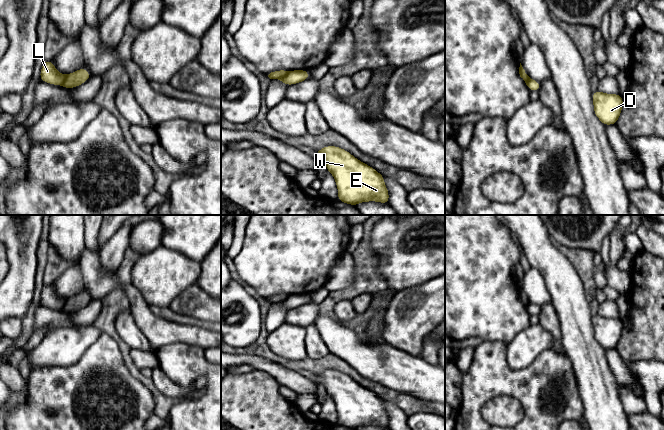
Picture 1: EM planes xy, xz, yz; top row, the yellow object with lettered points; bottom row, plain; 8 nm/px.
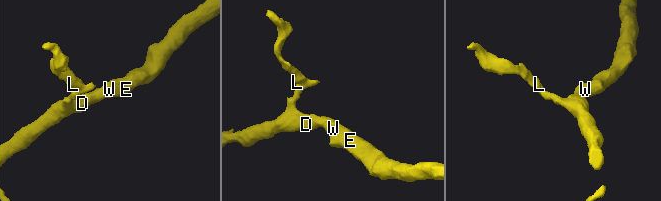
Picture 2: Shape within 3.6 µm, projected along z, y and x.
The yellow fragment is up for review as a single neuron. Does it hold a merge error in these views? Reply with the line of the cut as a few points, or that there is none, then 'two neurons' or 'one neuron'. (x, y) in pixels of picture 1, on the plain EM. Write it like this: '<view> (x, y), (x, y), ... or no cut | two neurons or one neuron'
xy (67, 299), (61, 308) | two neurons

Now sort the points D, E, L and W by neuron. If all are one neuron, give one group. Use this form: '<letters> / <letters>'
D E W / L

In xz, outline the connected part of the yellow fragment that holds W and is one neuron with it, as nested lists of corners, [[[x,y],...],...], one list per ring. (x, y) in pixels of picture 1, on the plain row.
[[[325,370],[313,382],[323,385],[335,402],[338,425],[352,430],[369,425],[389,428],[384,400],[348,375],[337,370]]]

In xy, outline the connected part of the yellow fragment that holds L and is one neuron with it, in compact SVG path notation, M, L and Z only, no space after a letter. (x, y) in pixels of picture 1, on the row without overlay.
M51 284L44 285L40 295L41 305L52 309L62 309L66 300L57 295Z

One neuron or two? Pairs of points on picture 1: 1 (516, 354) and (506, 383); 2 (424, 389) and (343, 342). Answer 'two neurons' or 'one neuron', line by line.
1: two neurons
2: one neuron

